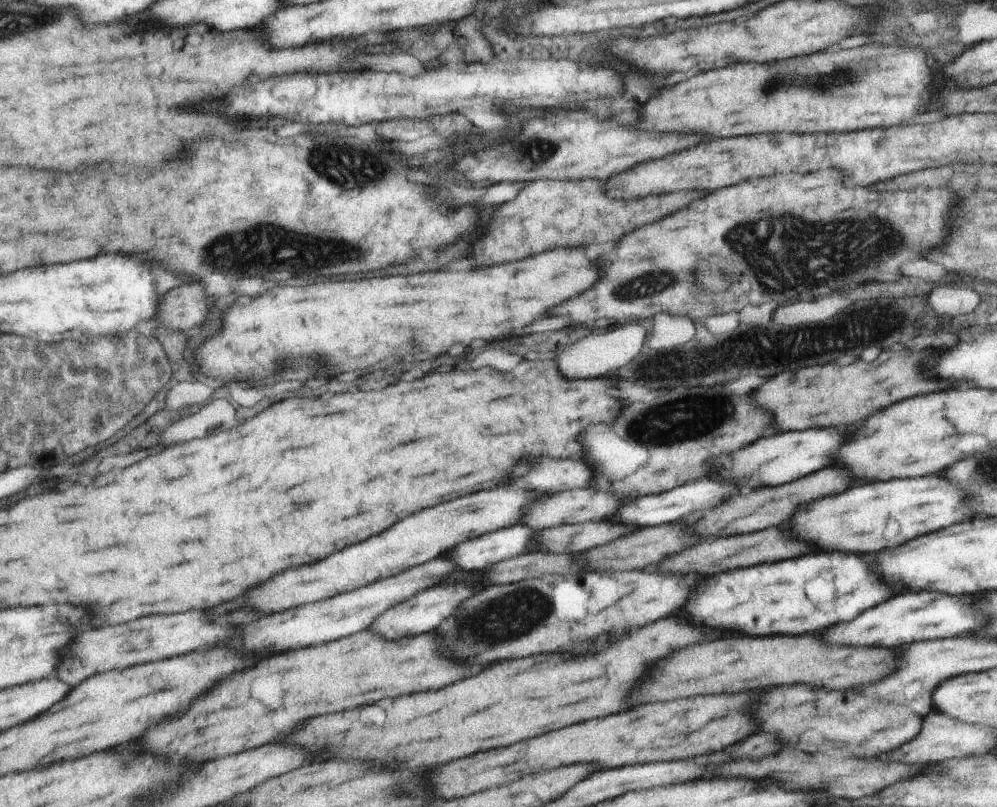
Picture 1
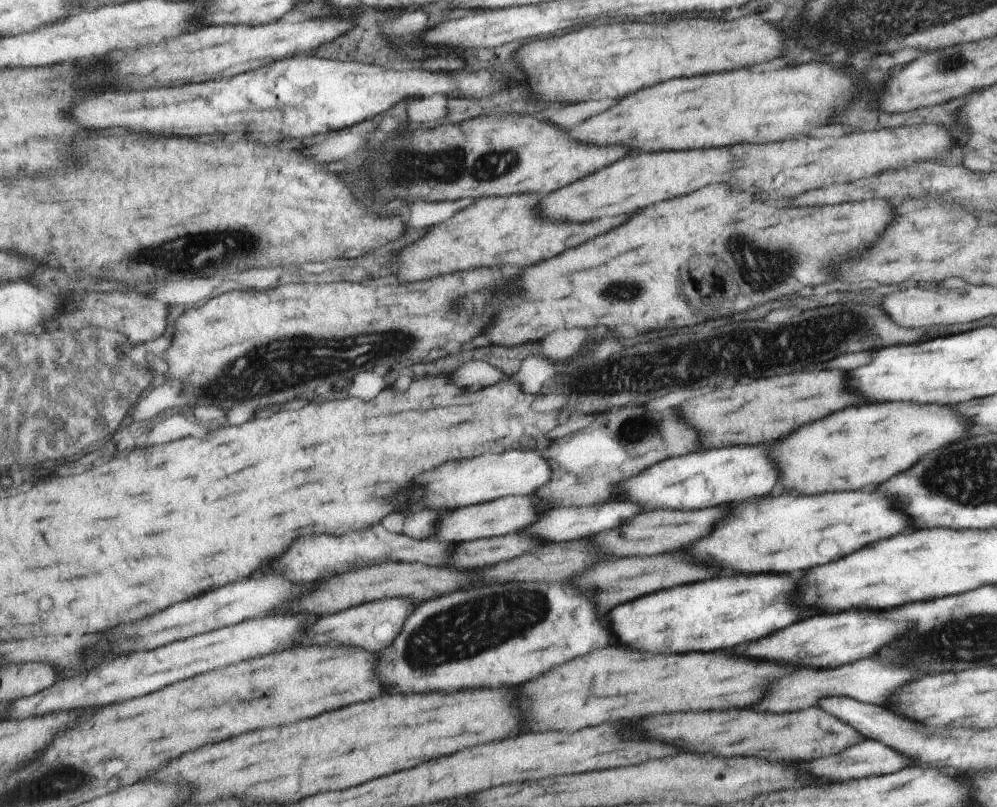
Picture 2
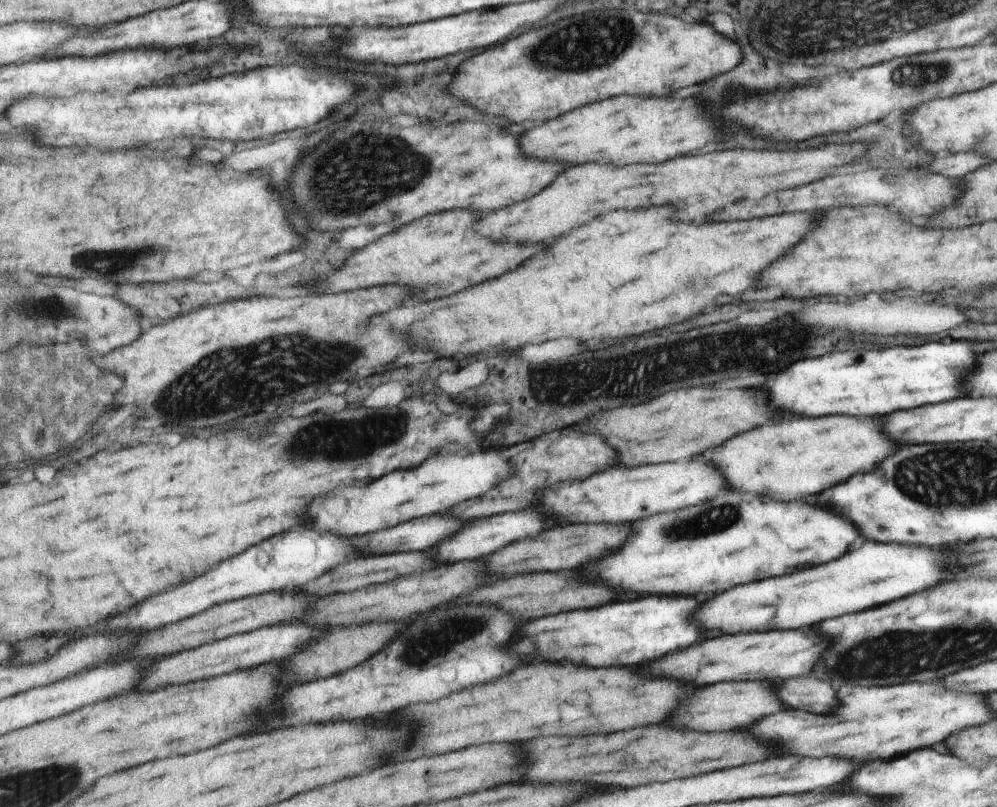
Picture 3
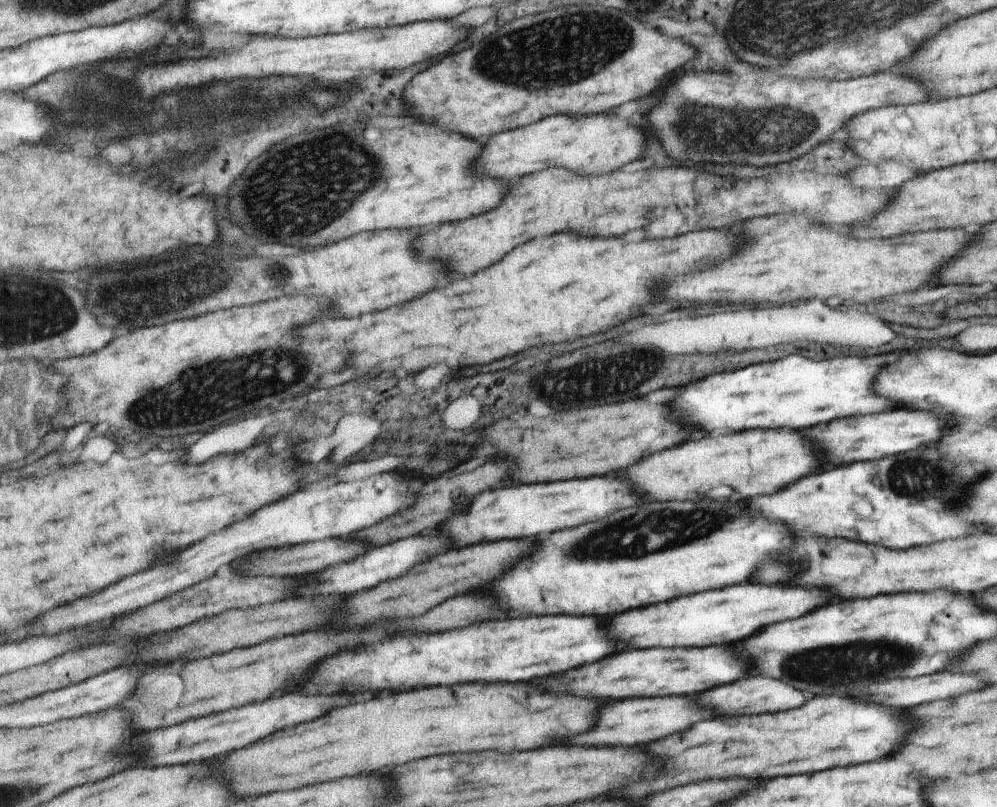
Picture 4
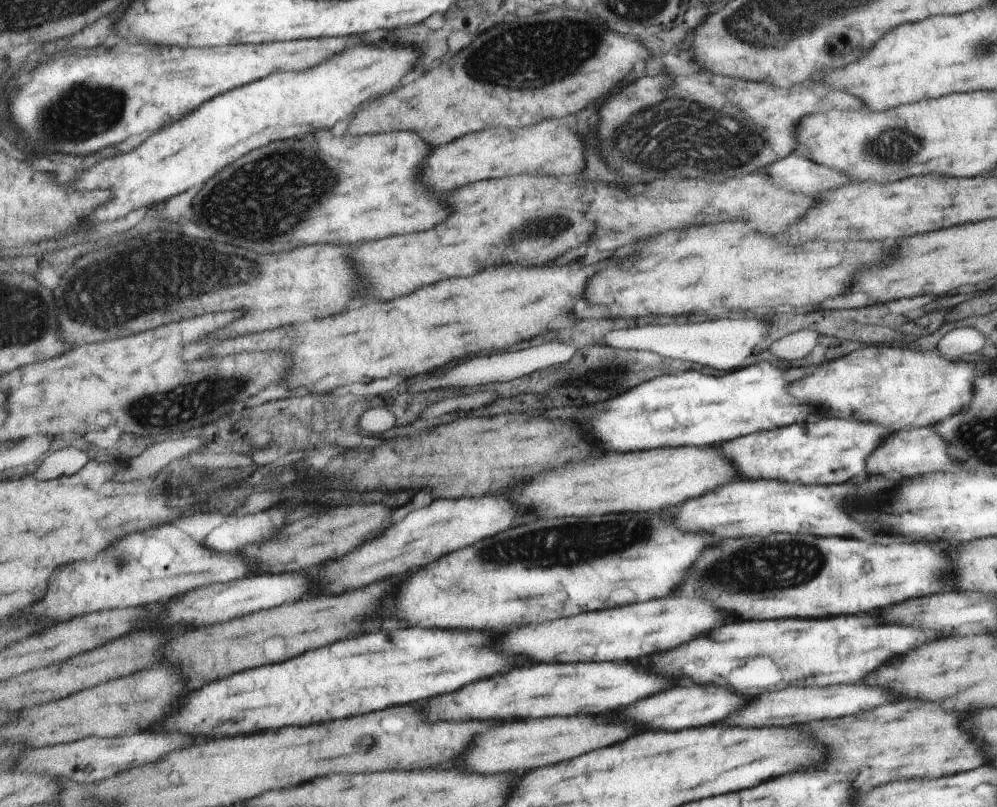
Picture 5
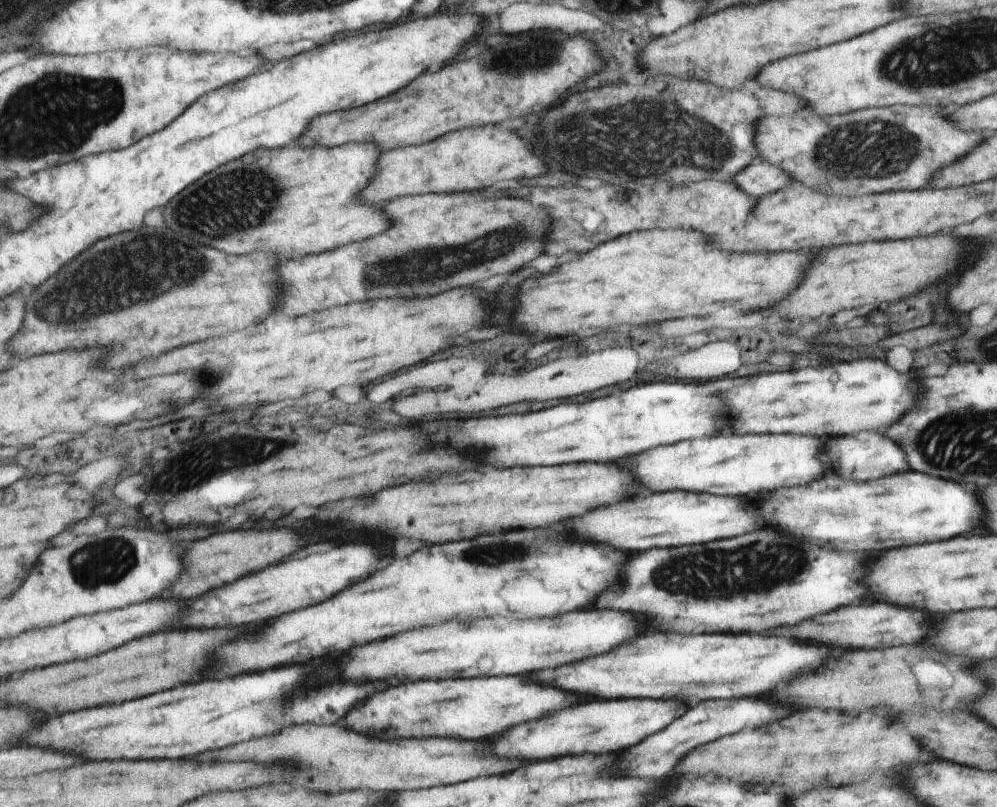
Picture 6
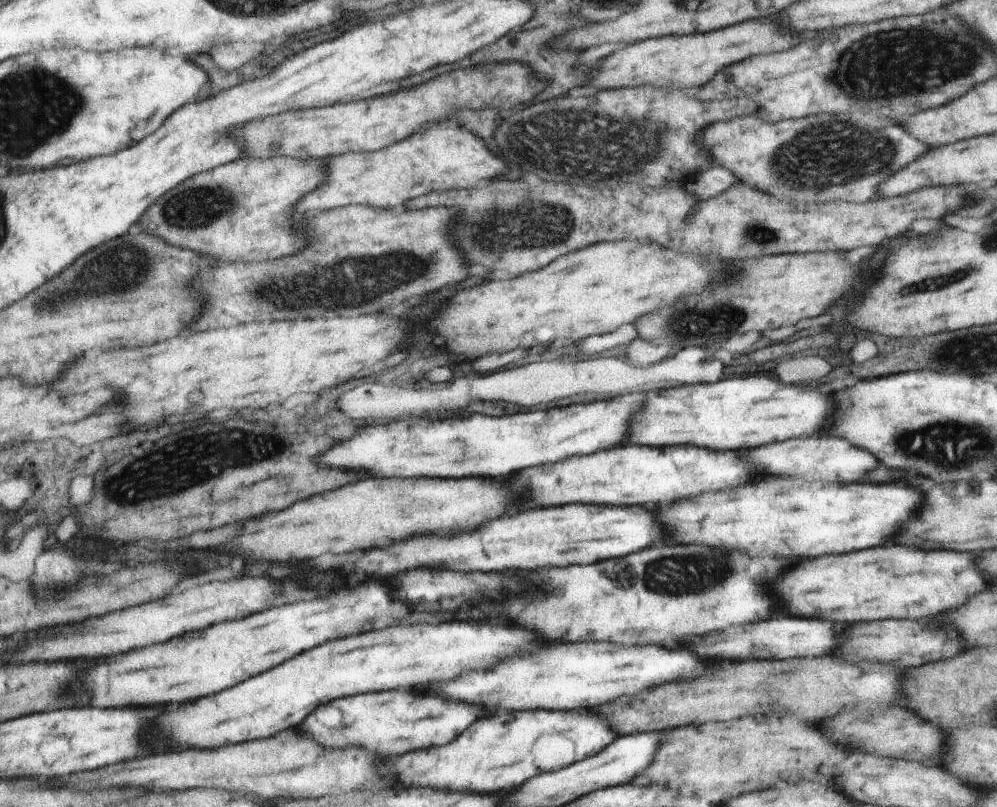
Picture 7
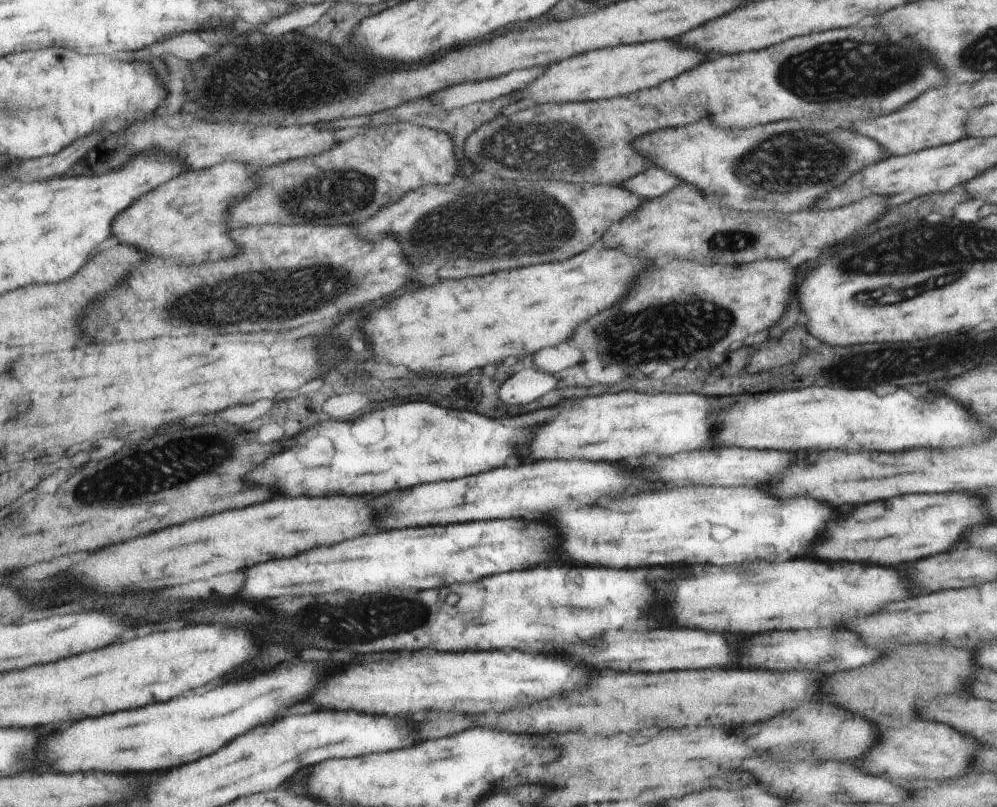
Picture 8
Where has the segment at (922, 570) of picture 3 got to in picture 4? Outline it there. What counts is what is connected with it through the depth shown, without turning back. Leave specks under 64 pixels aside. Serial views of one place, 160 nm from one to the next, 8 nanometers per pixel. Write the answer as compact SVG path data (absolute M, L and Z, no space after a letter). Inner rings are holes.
M739 584L731 588L701 592L695 596L685 596L679 600L667 600L651 608L639 608L631 612L615 614L615 624L607 628L607 634L615 640L623 640L625 648L699 648L729 644L757 632L759 626L775 624L779 620L789 620L811 612L815 606L825 604L825 592L819 588L777 588L777 586L757 586Z

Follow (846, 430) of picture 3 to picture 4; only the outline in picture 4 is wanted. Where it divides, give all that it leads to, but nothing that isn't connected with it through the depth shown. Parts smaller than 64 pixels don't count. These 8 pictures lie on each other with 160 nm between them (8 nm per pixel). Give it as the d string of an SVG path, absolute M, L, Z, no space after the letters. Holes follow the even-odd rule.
M751 430L751 432L727 432L719 436L703 436L699 440L685 440L679 448L667 448L667 452L655 452L631 468L619 470L619 476L635 476L639 492L647 492L647 500L657 502L693 500L731 500L739 502L755 494L773 494L791 480L797 480L817 468L817 458L809 450L809 444L797 436L793 430Z

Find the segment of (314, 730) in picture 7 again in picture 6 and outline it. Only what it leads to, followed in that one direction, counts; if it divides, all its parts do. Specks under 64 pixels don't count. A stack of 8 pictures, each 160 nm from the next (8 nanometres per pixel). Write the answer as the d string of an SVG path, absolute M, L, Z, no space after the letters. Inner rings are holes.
M501 676L501 678L469 678L469 680L439 680L439 682L407 682L401 686L387 688L387 692L379 692L375 700L367 700L363 708L355 708L351 716L347 716L345 724L349 730L375 734L387 740L399 738L457 738L457 740L483 740L491 734L499 734L501 730L539 718L553 710L561 710L567 704L577 702L573 694L541 688L533 682L525 682L525 678L517 676Z

